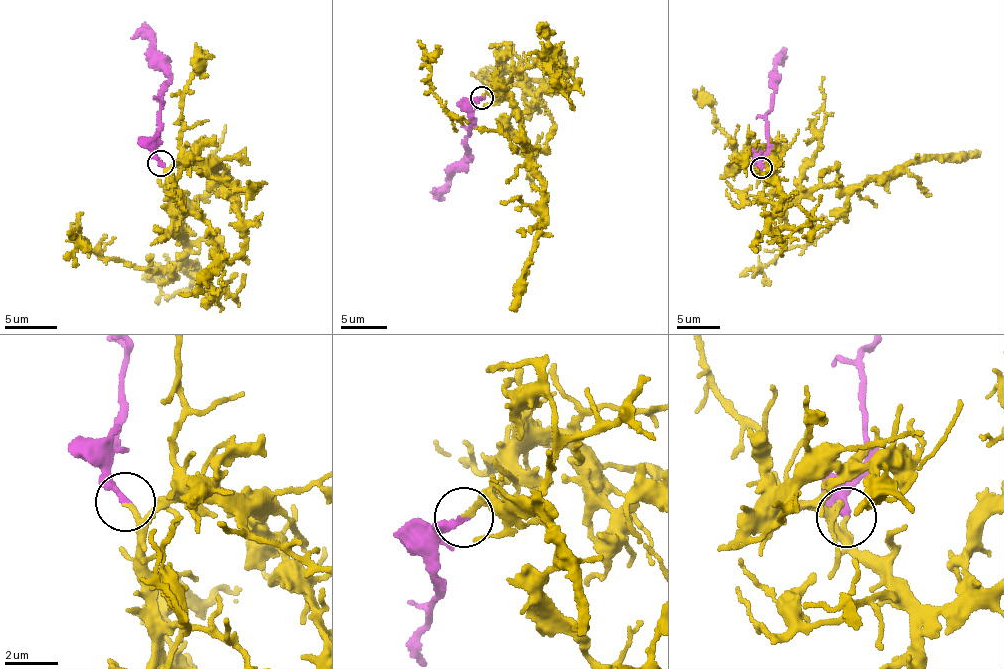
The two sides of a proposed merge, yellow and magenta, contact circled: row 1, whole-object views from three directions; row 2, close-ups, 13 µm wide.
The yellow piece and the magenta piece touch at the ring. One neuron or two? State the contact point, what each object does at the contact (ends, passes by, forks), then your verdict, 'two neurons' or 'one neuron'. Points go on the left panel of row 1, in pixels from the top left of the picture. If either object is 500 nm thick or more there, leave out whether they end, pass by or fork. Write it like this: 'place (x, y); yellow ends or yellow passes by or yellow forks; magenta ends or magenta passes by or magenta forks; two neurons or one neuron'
place (161, 163); yellow ends; magenta ends; one neuron

